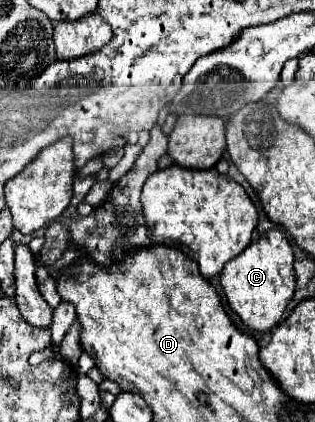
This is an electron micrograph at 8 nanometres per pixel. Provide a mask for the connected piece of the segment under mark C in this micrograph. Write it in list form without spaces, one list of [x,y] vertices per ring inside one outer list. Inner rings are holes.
[[[278,228],[260,234],[240,256],[230,260],[220,274],[220,284],[230,308],[238,314],[246,328],[256,332],[272,330],[280,320],[294,296],[294,254],[286,234]]]

